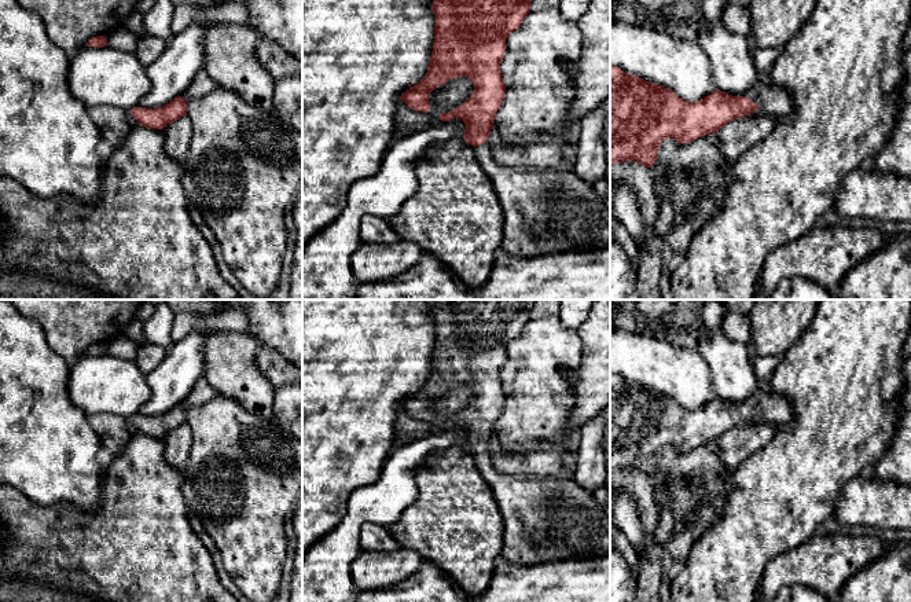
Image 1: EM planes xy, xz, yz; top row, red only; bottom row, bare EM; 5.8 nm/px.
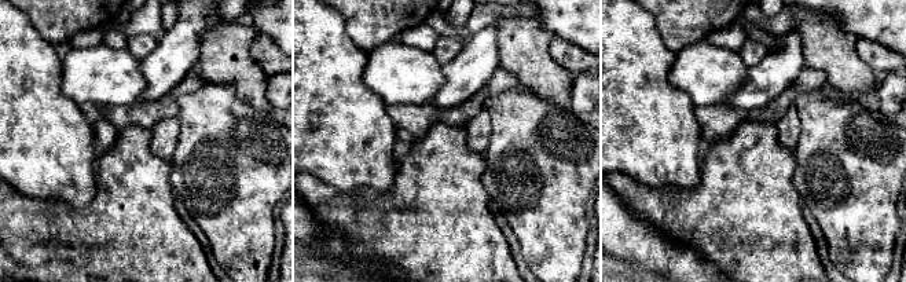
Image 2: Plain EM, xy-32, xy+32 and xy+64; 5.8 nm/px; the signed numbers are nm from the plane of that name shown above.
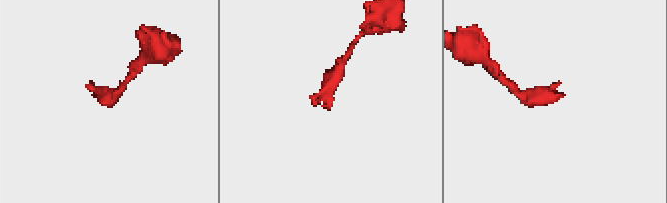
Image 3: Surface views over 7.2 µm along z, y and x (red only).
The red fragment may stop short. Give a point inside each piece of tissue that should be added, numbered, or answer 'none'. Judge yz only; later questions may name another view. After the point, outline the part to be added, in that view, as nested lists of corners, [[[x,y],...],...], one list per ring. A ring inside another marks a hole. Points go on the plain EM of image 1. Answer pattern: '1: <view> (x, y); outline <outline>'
1: yz (774, 408); outline [[[761,382],[745,404],[757,411],[764,421],[776,426],[787,425],[793,416],[793,408],[787,399],[774,393],[767,382]]]

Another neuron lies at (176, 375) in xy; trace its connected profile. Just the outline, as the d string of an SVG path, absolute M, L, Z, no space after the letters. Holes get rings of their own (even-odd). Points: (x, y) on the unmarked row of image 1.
M213 330L191 331L172 344L165 359L147 374L151 397L140 415L162 415L185 399L205 374L205 342Z

